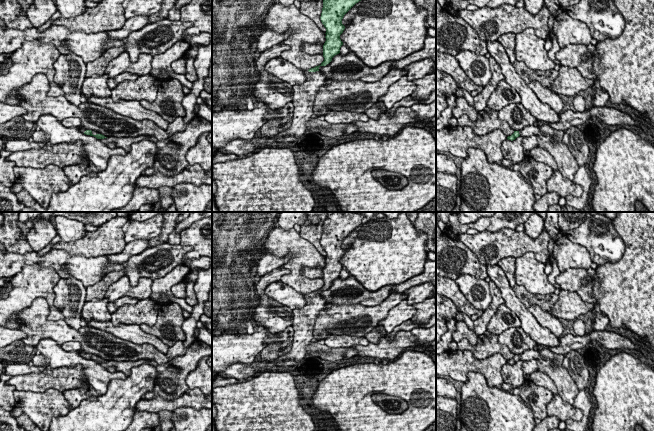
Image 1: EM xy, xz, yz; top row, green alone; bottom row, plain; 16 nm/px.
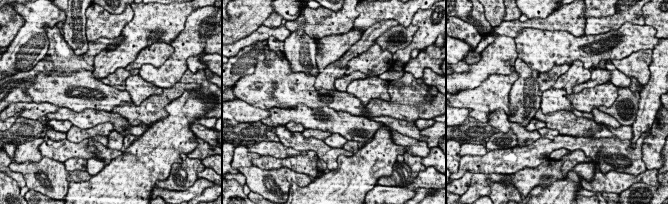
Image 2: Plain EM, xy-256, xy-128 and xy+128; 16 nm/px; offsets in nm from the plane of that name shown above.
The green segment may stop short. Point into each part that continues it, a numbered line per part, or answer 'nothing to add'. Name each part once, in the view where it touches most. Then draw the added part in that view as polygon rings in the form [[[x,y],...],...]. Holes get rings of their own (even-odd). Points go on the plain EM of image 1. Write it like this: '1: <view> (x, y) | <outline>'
1: xz (304, 319) | [[[305,295],[304,298],[306,305],[301,309],[293,310],[294,319],[292,327],[294,329],[294,337],[292,348],[288,353],[280,356],[275,361],[268,362],[271,366],[287,360],[292,360],[293,363],[298,364],[307,357],[306,348],[314,339],[313,329],[315,320],[319,312],[325,309],[326,300],[320,295]]]

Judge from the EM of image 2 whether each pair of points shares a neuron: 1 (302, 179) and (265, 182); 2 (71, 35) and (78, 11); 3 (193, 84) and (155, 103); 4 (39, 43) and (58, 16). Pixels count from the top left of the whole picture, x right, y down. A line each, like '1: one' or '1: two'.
1: one
2: one
3: one
4: one

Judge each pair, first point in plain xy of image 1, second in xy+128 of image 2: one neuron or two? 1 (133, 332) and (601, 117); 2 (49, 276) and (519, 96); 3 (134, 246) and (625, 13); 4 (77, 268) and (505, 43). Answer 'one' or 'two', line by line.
1: one
2: two
3: one
4: two

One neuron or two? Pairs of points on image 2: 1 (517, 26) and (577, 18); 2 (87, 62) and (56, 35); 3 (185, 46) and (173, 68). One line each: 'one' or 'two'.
1: one
2: one
3: one

